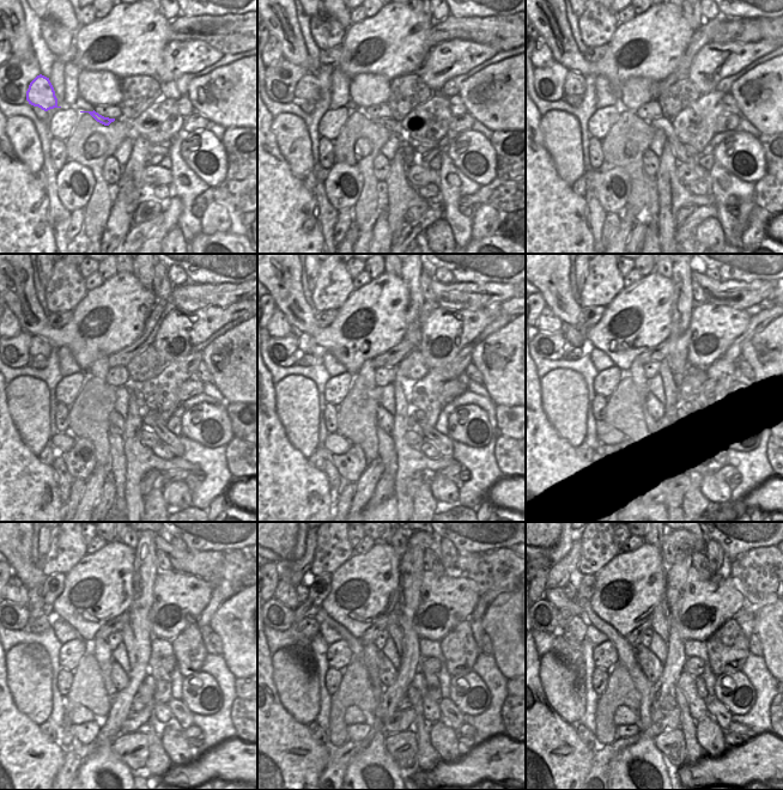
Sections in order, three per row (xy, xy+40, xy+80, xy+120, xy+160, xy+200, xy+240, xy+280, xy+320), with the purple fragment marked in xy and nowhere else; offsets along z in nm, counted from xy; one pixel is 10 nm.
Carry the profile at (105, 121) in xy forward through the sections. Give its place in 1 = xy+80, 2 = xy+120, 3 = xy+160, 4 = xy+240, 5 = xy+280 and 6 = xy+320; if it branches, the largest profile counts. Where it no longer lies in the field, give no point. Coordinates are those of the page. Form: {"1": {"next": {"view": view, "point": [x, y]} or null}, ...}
{"1": {"next": {"view": "xy+80", "point": [662, 123]}}, "2": {"next": {"view": "xy+120", "point": [159, 427]}}, "3": {"next": {"view": "xy+160", "point": [443, 443]}}, "4": {"next": {"view": "xy+240", "point": [181, 712]}}, "5": {"next": {"view": "xy+280", "point": [450, 713]}}, "6": {"next": {"view": "xy+320", "point": [717, 710]}}}

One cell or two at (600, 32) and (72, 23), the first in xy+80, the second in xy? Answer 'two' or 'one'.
two

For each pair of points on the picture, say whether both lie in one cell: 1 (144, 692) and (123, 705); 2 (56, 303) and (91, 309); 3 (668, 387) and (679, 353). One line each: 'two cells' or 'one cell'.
1: two cells
2: two cells
3: two cells

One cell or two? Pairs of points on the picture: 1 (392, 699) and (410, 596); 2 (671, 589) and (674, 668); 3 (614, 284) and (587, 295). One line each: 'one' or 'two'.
1: one
2: one
3: one

